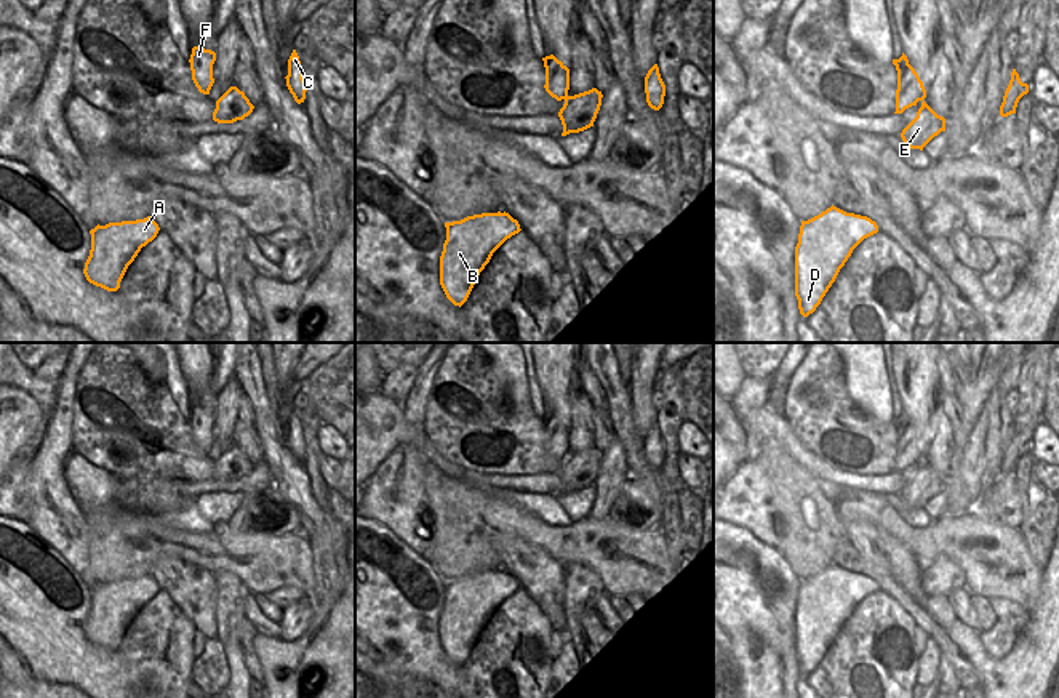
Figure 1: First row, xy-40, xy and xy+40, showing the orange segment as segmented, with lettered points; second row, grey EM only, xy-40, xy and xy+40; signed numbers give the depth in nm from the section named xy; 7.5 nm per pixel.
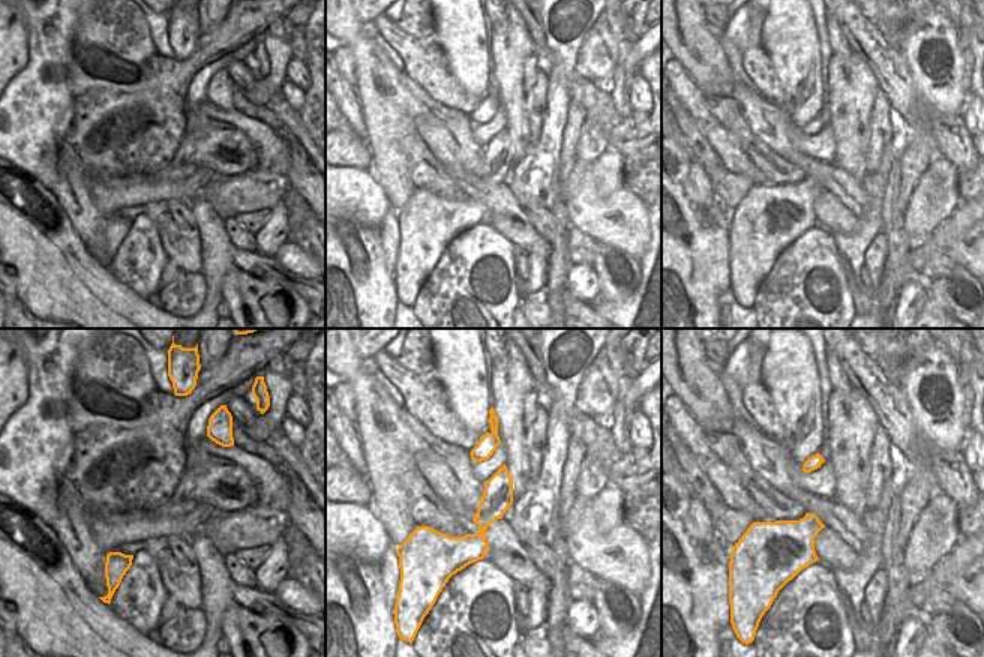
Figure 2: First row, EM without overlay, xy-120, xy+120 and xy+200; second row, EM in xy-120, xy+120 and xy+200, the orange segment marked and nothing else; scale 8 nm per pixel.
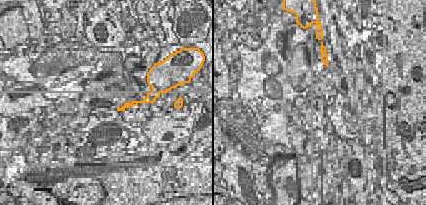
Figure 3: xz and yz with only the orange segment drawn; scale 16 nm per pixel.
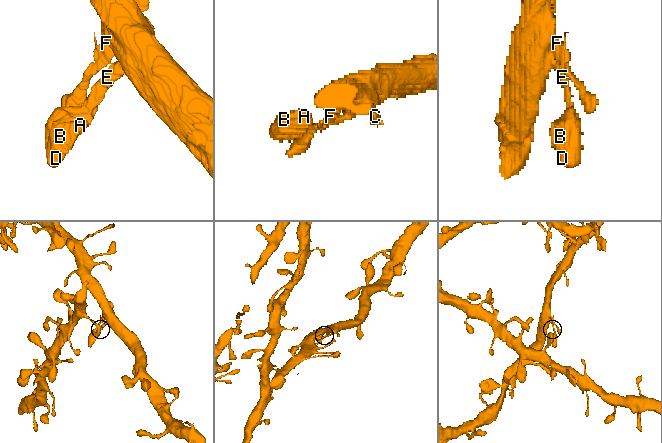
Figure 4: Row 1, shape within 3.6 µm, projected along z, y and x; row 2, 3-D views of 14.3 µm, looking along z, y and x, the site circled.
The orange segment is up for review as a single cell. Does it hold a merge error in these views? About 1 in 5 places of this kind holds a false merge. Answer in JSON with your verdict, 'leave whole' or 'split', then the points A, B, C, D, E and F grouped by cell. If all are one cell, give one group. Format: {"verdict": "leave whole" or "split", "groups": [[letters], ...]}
{"verdict": "leave whole", "groups": [["A", "B", "C", "D", "E", "F"]]}

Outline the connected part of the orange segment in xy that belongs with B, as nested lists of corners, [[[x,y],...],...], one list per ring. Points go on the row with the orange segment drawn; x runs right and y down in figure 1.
[[[482,213],[445,223],[446,240],[440,256],[440,285],[454,306],[462,306],[493,253],[520,224],[509,213]]]

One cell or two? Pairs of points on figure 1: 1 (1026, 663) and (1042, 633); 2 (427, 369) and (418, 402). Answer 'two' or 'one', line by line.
1: one
2: one

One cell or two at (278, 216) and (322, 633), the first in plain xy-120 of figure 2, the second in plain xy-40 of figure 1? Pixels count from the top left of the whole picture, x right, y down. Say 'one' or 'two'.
two

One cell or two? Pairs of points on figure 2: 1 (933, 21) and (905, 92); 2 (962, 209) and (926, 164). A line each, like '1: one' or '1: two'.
1: two
2: one

